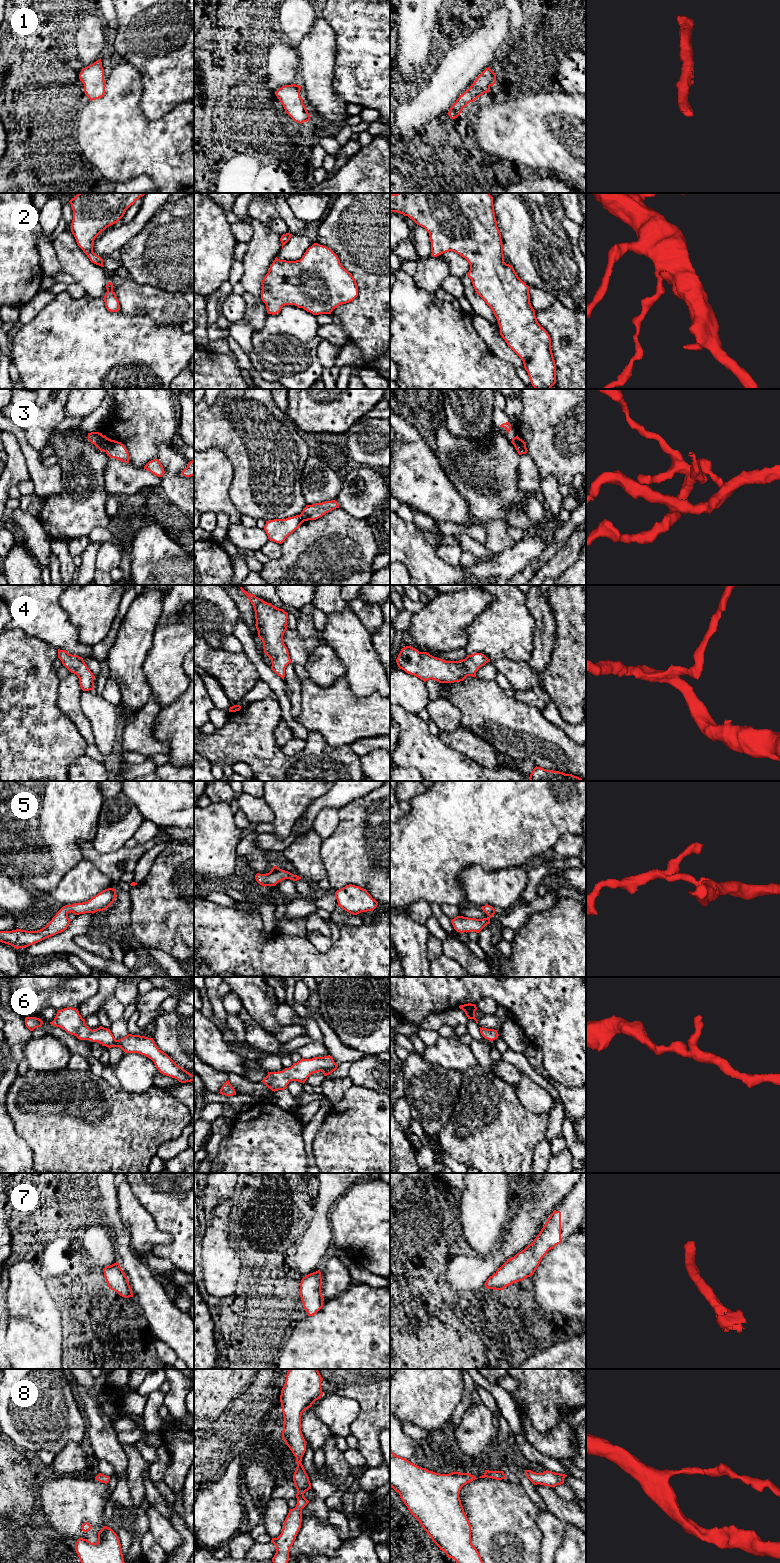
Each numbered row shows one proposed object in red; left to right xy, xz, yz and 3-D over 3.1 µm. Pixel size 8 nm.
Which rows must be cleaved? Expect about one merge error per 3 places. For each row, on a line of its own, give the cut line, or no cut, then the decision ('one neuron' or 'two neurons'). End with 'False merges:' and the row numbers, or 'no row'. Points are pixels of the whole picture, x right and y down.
1: no cut | one neuron
2: no cut | one neuron
3: xy (102, 436), (102, 444), (105, 451) | two neurons
4: no cut | one neuron
5: no cut | one neuron
6: no cut | one neuron
7: no cut | one neuron
8: no cut | one neuron
False merges: 3

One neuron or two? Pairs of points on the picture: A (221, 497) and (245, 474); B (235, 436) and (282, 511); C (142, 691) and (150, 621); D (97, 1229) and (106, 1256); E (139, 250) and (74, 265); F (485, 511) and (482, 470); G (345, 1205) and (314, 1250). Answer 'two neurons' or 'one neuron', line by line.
A: two neurons
B: one neuron
C: one neuron
D: one neuron
E: two neurons
F: one neuron
G: two neurons

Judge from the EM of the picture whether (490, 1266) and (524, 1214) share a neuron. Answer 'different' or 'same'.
same

